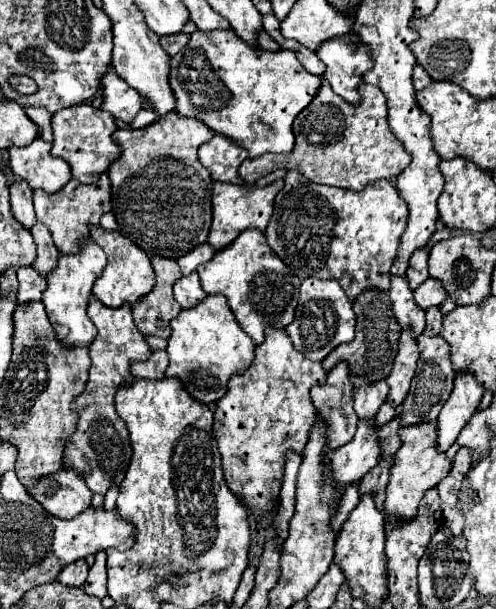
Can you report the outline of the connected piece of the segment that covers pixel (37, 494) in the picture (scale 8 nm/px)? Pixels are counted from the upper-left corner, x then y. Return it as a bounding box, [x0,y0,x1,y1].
[27,470,91,518]

